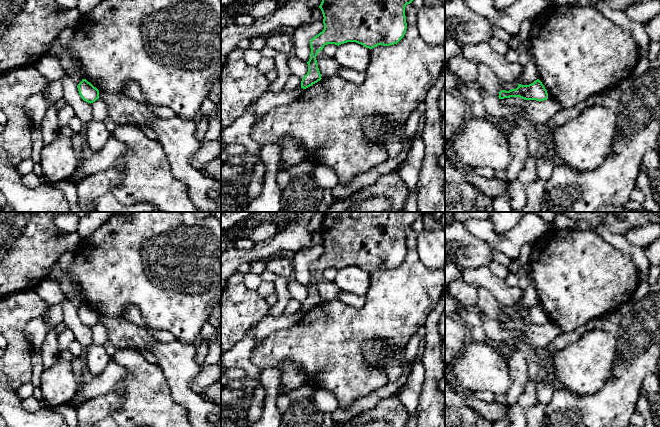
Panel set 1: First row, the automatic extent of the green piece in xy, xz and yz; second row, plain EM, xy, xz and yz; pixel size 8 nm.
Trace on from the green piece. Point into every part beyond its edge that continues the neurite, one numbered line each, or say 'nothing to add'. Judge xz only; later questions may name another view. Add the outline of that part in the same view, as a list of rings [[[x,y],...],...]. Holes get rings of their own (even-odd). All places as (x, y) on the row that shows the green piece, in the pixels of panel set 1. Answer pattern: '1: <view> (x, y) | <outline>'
nothing to add

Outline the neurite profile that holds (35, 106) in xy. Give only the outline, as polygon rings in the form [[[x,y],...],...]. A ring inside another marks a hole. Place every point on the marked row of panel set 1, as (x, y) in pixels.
[[[36,93],[28,97],[24,103],[26,115],[33,123],[41,123],[48,105],[44,98],[44,93]]]

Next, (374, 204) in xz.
[[[374,196],[353,204],[346,212],[389,212],[390,208],[389,198]]]

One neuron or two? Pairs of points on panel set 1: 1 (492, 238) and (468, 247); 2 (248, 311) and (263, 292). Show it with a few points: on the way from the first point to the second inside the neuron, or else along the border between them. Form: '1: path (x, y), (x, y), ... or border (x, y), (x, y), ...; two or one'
1: border (465, 227), (475, 237), (486, 241), (491, 246); two
2: border (255, 291), (264, 299); two

